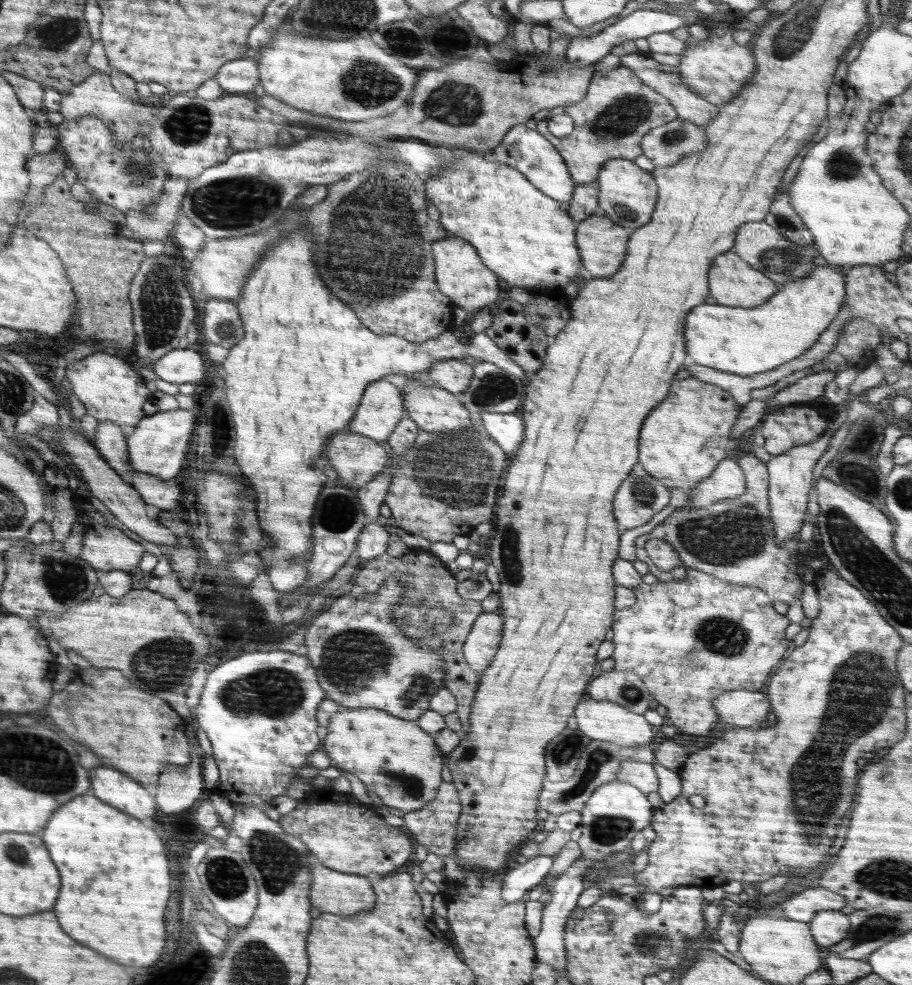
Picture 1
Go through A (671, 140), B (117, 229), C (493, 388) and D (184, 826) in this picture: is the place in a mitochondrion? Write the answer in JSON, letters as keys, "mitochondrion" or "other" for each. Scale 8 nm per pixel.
{"A":"mitochondrion","B":"other","C":"mitochondrion","D":"other"}

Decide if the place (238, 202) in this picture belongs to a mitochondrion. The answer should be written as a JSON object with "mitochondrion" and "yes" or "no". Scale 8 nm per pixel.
{"mitochondrion":"yes"}

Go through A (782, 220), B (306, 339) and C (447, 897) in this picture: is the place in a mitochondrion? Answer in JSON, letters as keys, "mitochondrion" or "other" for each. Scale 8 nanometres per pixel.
{"A":"mitochondrion","B":"other","C":"other"}

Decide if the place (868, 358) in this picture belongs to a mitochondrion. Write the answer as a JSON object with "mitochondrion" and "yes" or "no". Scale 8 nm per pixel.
{"mitochondrion":"no"}

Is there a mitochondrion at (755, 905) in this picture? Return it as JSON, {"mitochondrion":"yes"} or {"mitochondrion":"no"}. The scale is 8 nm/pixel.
{"mitochondrion":"no"}

